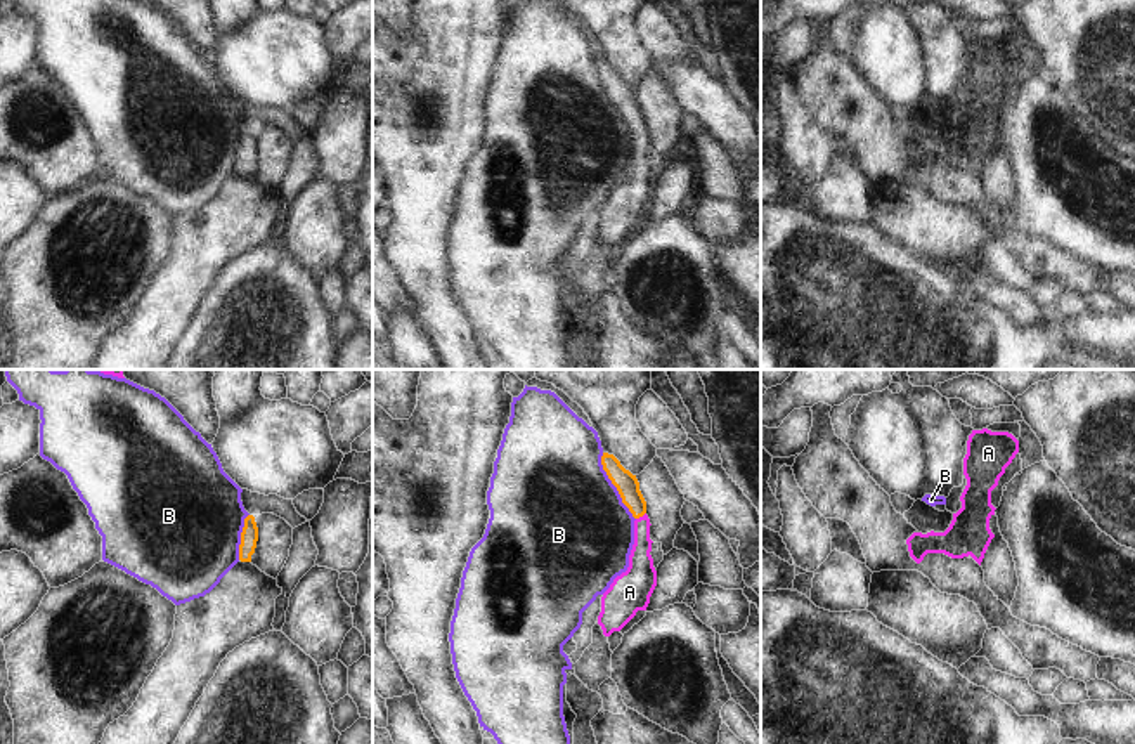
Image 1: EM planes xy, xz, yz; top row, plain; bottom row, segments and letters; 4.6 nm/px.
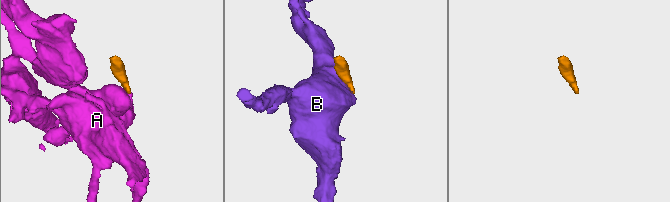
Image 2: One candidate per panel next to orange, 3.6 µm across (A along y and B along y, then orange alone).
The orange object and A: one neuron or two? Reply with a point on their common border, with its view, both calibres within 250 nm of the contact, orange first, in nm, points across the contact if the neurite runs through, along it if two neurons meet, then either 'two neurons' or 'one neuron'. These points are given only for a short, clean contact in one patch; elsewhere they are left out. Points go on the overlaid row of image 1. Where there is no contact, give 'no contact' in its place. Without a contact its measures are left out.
xz (640, 515) | 110/120 nm | across xz (628, 486), (640, 515), (640, 569) | one neuron

